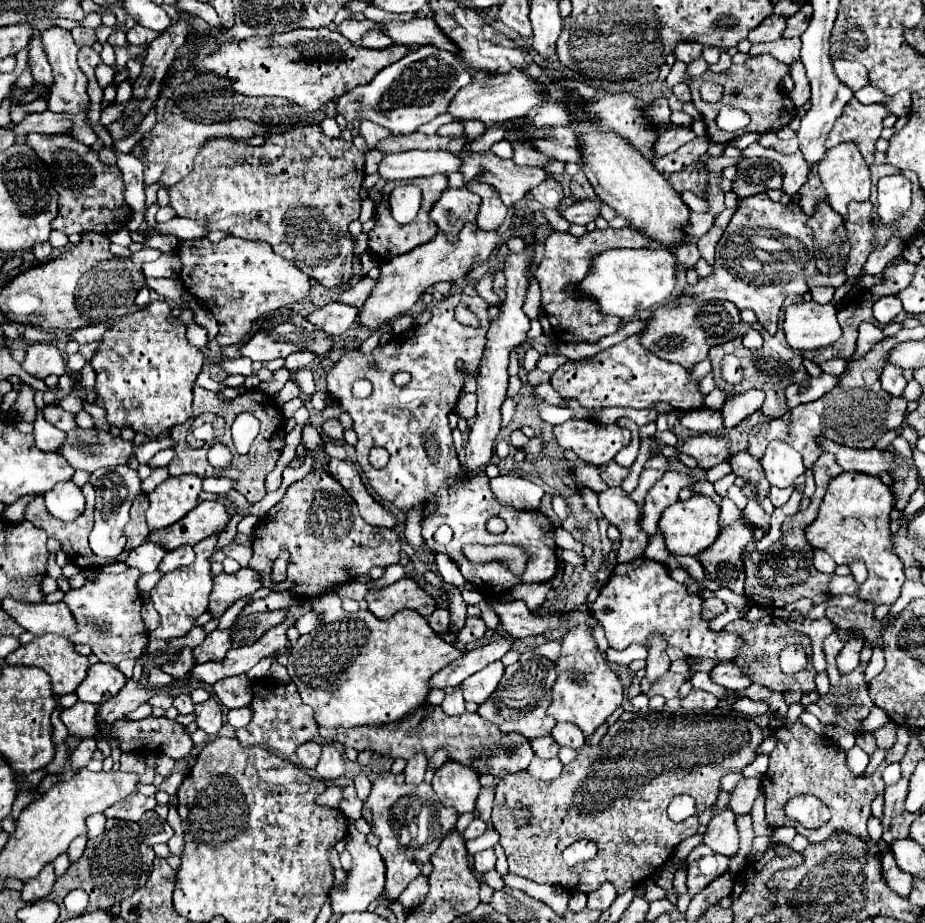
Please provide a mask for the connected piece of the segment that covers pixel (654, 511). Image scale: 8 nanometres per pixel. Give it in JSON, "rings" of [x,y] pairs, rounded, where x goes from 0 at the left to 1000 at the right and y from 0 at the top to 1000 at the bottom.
{"rings":[[[719,511],[715,520],[708,522],[708,527],[697,535],[695,544],[695,574],[706,581],[710,574],[710,566],[715,561],[715,555],[730,546],[734,540],[734,531],[747,529],[754,520],[738,511]]]}

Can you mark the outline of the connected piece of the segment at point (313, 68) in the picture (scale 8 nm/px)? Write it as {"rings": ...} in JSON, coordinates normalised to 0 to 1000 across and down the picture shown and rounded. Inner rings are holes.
{"rings":[[[360,28],[354,30],[321,30],[297,39],[295,43],[267,41],[258,46],[243,46],[235,56],[211,67],[215,78],[230,78],[252,87],[252,95],[265,104],[304,104],[323,113],[330,121],[341,121],[354,111],[366,108],[371,100],[384,91],[401,89],[418,69],[434,65],[442,52],[421,50],[414,54],[399,54],[379,48]]]}

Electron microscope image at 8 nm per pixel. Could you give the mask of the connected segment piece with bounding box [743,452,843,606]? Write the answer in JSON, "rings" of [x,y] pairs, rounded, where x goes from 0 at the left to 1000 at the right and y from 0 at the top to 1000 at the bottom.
{"rings":[[[890,490],[888,496],[879,503],[877,509],[879,509],[879,516],[881,516],[881,522],[883,522],[883,531],[877,537],[877,545],[874,550],[864,553],[862,557],[849,561],[846,581],[844,581],[842,587],[834,589],[825,598],[818,598],[816,596],[817,587],[814,587],[803,598],[803,609],[805,609],[805,620],[808,620],[805,646],[810,650],[814,650],[816,654],[821,654],[821,657],[846,657],[846,654],[859,652],[864,648],[877,648],[879,654],[894,654],[896,652],[898,622],[890,622],[890,620],[881,618],[881,613],[879,613],[879,594],[872,589],[870,572],[883,561],[888,542],[890,542],[892,531],[894,531],[894,522],[898,518],[903,518],[905,514],[909,514],[911,507],[907,507],[901,492]]]}

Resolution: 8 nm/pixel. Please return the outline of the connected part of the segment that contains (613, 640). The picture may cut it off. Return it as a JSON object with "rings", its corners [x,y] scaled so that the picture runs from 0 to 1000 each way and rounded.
{"rings":[[[702,605],[667,611],[658,631],[648,639],[645,650],[639,654],[639,665],[654,680],[658,700],[665,704],[676,704],[684,696],[699,700],[702,687],[715,685],[721,700],[736,702],[741,713],[771,713],[775,719],[795,715],[805,693],[799,687],[788,687],[786,683],[771,685],[758,663],[758,644],[745,644],[741,633],[723,624],[723,615],[719,611]]]}

